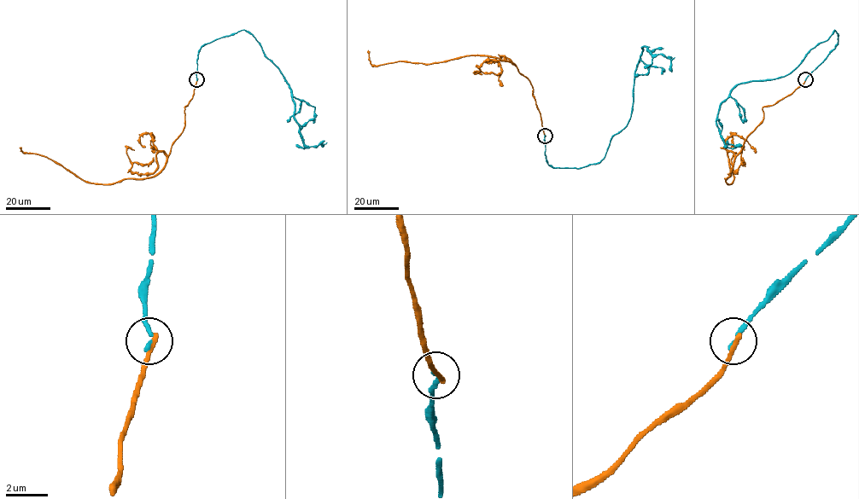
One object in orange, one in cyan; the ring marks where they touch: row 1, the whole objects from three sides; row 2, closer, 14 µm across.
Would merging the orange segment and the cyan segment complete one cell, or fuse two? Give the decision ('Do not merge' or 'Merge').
Do not merge

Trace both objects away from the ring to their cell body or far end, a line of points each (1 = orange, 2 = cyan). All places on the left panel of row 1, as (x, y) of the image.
1: (197, 79), (184, 108), (184, 127), (165, 166), (154, 176), (109, 183), (85, 182), (51, 159), (20, 147)
2: (197, 79), (198, 51), (202, 46), (248, 31), (291, 89), (294, 118), (304, 144), (324, 145)

